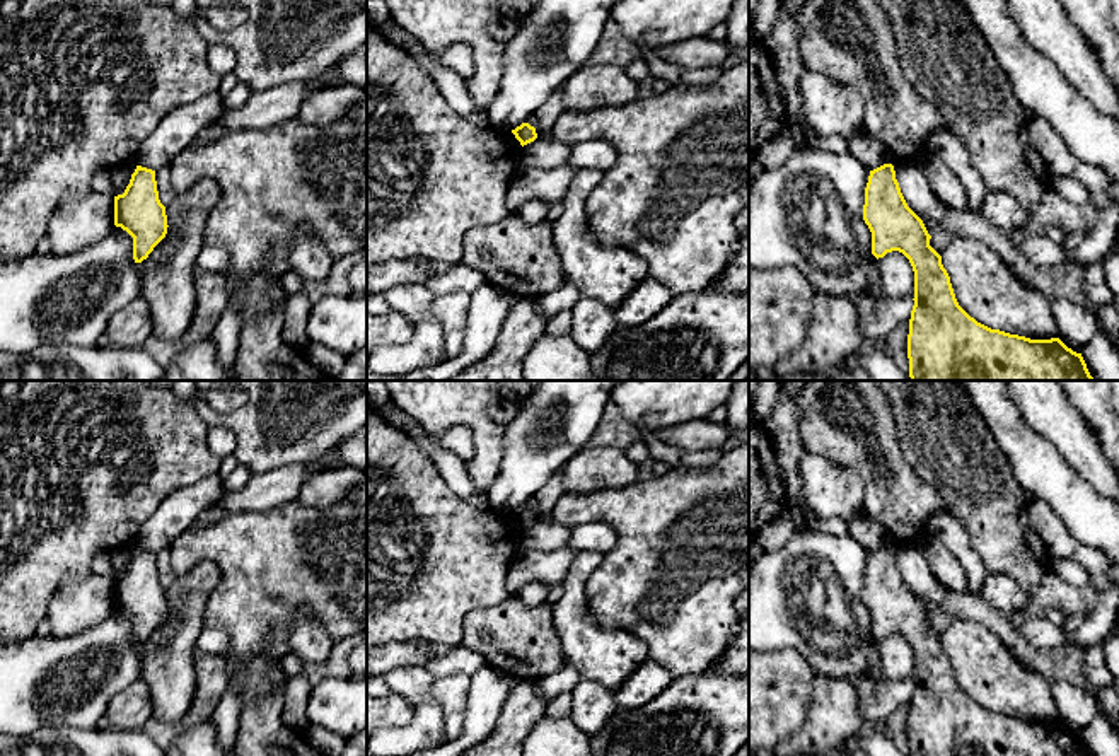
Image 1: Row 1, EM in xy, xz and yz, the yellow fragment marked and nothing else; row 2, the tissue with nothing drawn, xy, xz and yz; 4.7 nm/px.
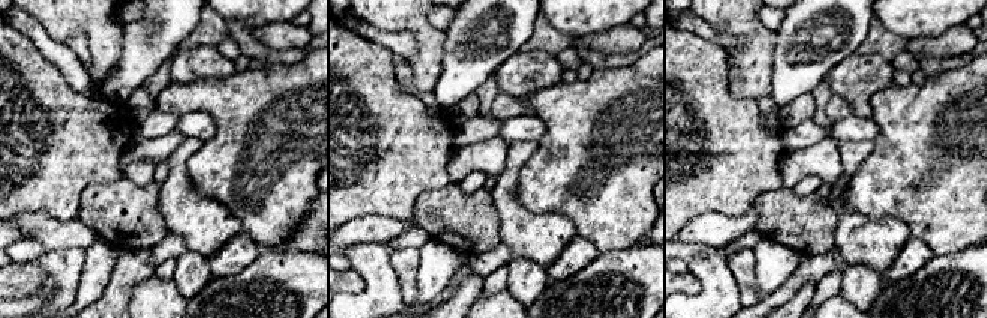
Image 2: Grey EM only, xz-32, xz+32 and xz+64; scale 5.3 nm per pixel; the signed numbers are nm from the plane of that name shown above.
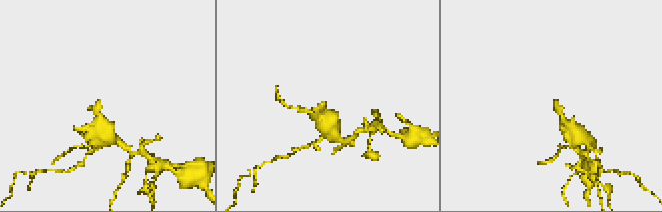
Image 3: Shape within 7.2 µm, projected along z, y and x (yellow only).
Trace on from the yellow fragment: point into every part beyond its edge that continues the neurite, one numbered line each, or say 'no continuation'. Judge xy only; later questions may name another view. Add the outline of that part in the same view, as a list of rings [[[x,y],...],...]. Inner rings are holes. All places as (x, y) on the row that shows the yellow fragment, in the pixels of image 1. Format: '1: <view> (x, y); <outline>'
no continuation

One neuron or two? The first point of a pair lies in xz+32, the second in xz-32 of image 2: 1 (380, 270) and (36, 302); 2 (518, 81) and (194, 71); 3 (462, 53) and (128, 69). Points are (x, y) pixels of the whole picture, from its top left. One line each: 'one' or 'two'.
1: one
2: one
3: one

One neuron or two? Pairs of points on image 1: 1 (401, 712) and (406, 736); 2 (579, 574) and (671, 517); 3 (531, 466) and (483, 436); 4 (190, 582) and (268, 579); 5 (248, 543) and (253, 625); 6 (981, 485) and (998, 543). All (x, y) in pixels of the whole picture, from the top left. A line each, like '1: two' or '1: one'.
1: two
2: two
3: two
4: two
5: one
6: one

